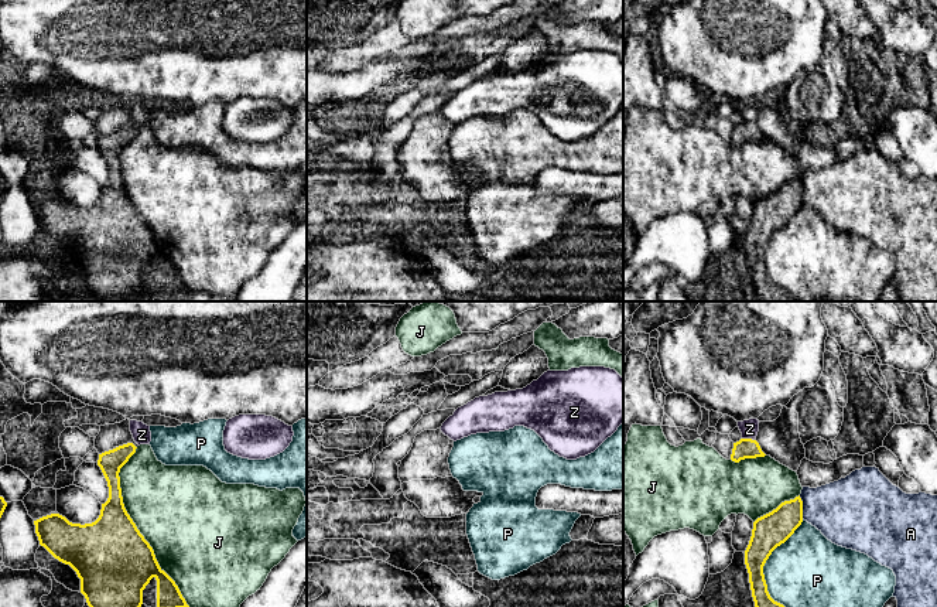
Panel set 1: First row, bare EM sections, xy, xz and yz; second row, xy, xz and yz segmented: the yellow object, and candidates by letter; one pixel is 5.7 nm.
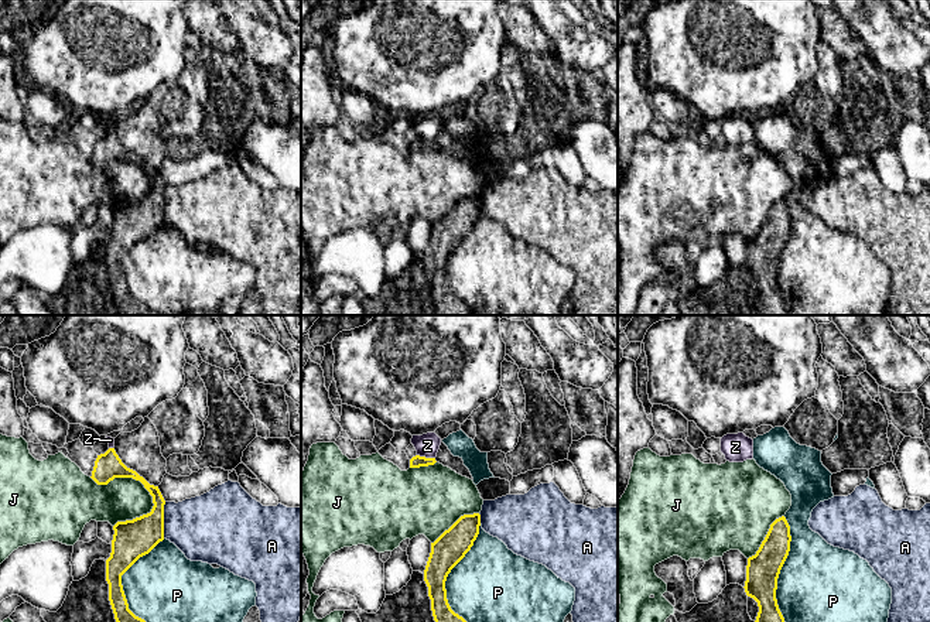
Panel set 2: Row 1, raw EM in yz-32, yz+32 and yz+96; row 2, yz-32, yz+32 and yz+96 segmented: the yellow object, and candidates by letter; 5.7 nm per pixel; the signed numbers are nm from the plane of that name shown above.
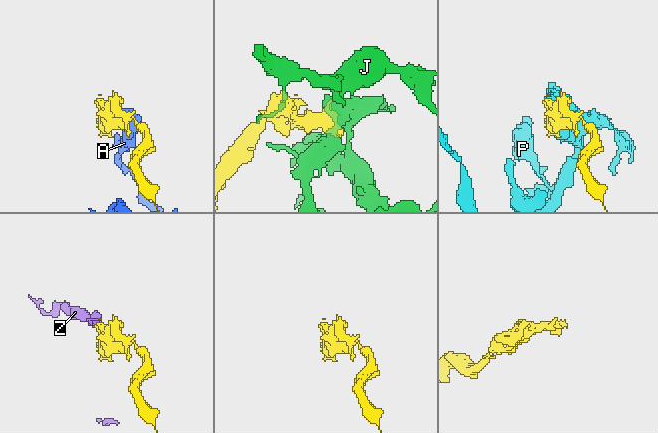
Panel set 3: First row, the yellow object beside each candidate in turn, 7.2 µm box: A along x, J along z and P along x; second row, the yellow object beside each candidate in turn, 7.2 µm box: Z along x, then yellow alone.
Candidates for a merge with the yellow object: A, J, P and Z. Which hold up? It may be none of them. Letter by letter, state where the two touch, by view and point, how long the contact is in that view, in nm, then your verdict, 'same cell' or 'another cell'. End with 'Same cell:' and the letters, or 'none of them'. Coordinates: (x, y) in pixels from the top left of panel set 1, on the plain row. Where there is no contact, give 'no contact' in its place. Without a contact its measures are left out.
A: meets yellow in yz at (802, 190); contact 140 nm long; another cell
J: meets yellow in xy at (136, 211); contact 950 nm long; another cell
P: meets yellow in yz at (762, 253); contact 550 nm long; another cell
Z: meets yellow in yz at (749, 122); contact 80 nm long; another cell
Same cell: none of them

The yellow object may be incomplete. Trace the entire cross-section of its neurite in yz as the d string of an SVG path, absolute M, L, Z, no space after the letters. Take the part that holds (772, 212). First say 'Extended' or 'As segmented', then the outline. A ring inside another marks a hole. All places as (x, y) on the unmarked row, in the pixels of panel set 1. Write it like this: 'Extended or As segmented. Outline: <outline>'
As segmented. Outline: M800 178L782 185L776 192L753 205L752 219L745 233L745 248L755 290L762 301L798 301L770 280L763 249L772 235L784 226L801 205L803 184Z

